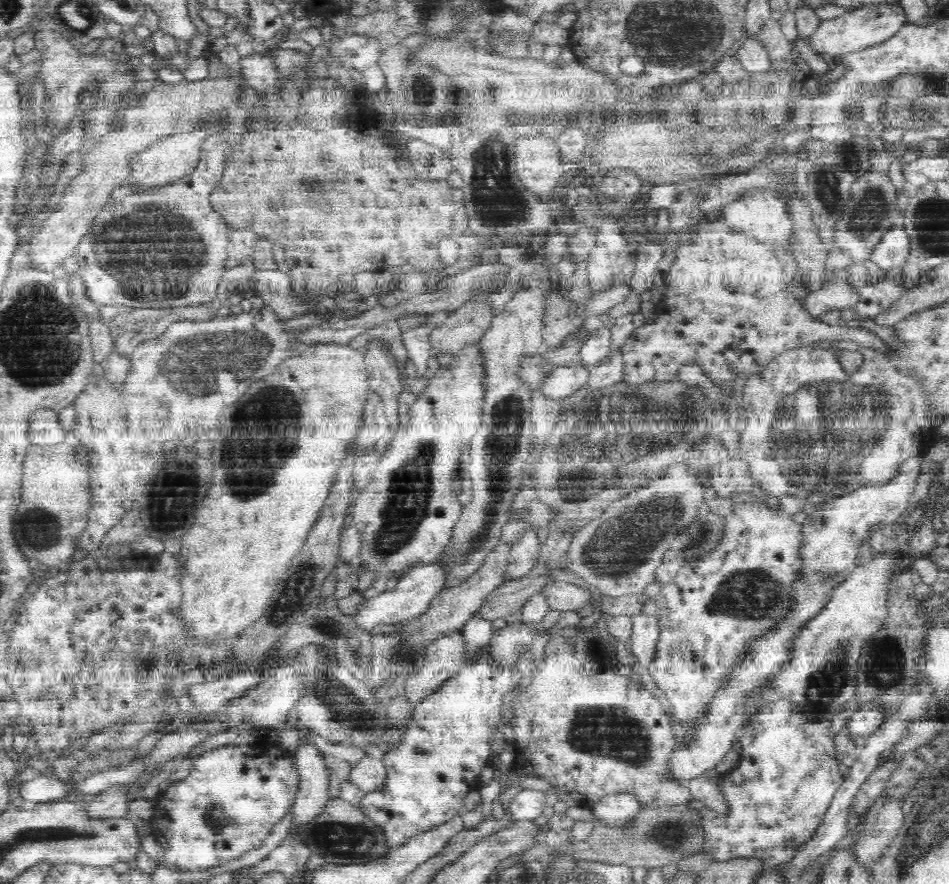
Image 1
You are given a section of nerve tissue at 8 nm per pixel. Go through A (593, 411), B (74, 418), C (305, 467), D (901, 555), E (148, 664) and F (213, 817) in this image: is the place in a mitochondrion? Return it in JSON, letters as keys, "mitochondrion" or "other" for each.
{"A":"other","B":"other","C":"other","D":"other","E":"other","F":"mitochondrion"}

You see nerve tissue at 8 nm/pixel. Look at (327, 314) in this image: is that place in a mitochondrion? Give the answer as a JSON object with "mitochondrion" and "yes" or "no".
{"mitochondrion":"no"}

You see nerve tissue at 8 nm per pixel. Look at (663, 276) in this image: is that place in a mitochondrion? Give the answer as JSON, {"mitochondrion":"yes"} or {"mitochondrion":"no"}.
{"mitochondrion":"no"}

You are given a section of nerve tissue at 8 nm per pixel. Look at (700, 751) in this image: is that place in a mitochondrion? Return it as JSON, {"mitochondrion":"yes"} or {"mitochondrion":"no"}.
{"mitochondrion":"no"}

